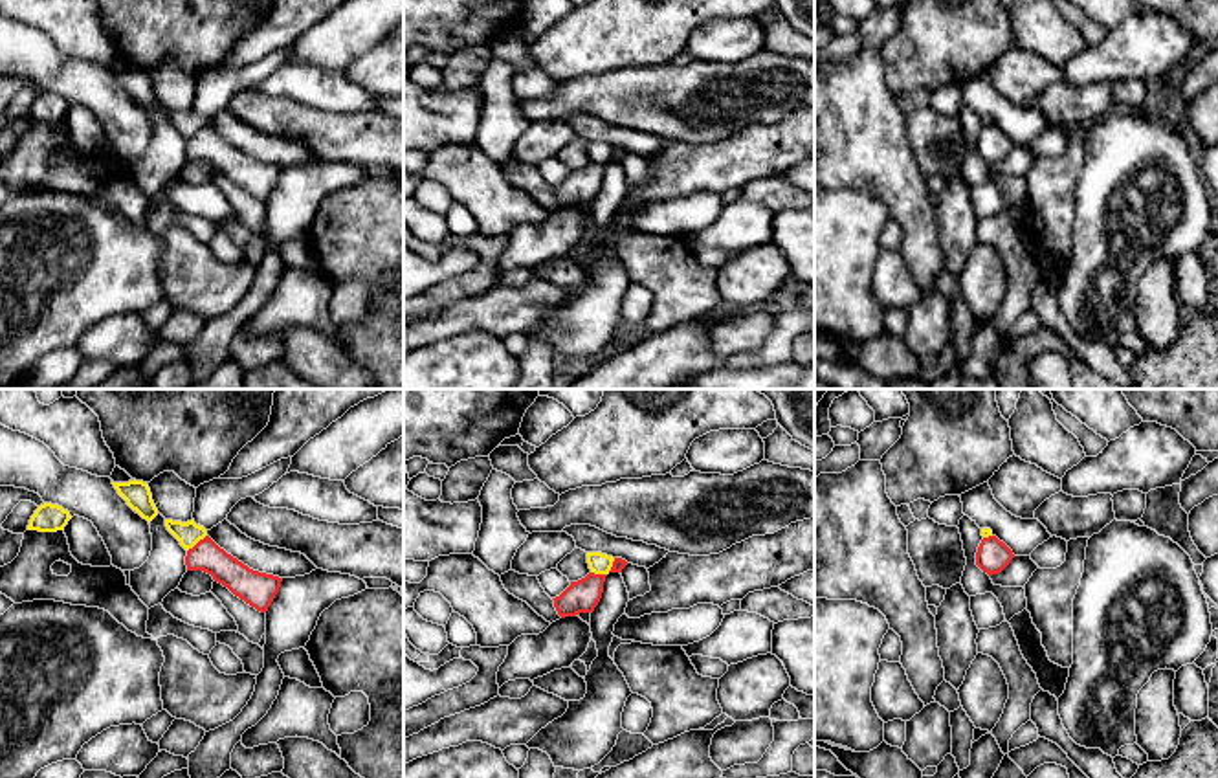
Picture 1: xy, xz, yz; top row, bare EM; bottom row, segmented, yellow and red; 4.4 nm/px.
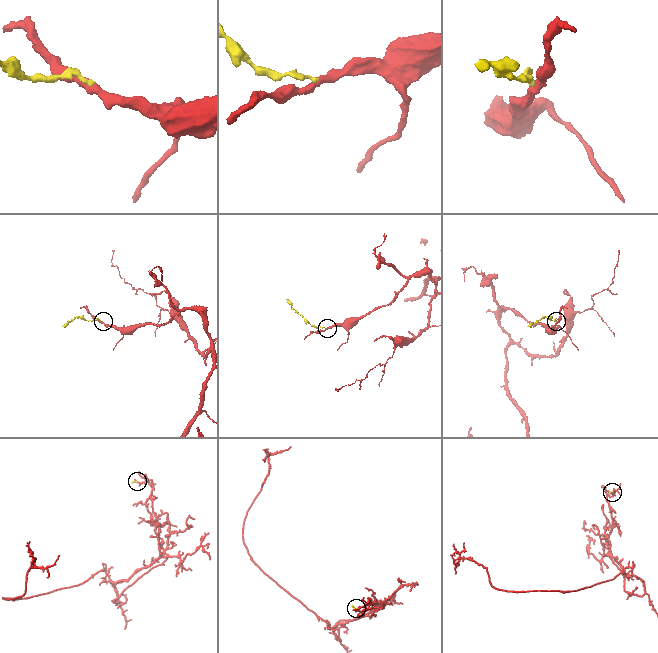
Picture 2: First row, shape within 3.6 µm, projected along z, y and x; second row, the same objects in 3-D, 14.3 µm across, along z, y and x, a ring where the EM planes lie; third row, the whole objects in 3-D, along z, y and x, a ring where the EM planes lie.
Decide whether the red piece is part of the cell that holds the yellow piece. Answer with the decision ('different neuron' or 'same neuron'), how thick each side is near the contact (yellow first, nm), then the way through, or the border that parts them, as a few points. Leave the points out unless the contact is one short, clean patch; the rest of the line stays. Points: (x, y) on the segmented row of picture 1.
different neuron | 100/140 nm | along xz (615, 558), (606, 573), (591, 573)

